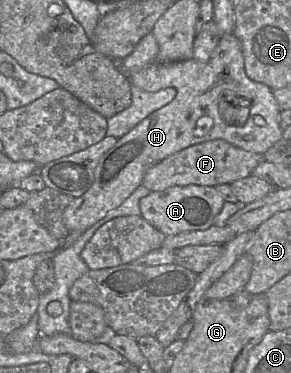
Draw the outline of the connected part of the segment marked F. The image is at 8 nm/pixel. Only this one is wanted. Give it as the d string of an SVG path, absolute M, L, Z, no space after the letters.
M223 139L205 141L182 149L150 167L144 174L142 185L154 192L165 190L171 186L215 187L220 184L231 184L249 176L264 160L263 155L246 151Z

